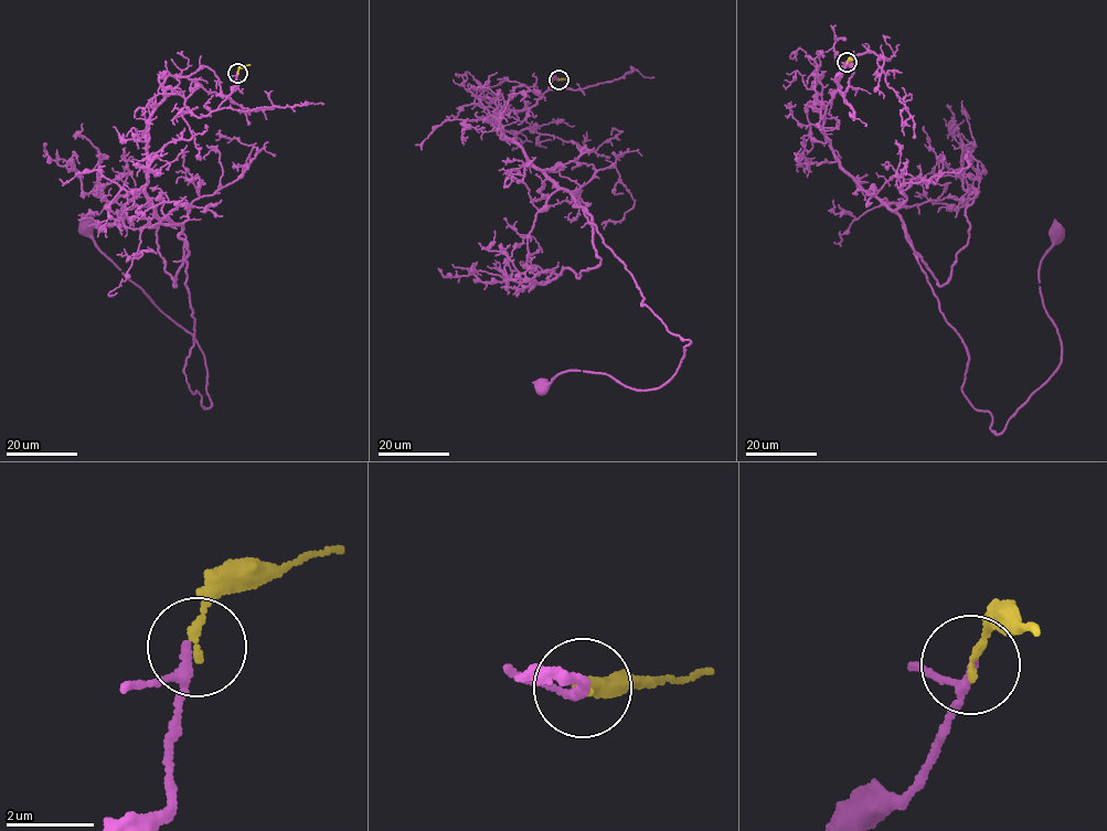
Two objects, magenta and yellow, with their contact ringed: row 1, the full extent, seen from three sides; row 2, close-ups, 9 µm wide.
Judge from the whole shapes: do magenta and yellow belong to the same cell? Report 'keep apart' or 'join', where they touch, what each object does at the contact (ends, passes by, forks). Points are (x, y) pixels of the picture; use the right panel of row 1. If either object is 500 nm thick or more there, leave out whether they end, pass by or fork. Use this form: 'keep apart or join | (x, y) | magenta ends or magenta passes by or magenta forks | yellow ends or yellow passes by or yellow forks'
join | (847, 62) | magenta passes by | yellow ends

